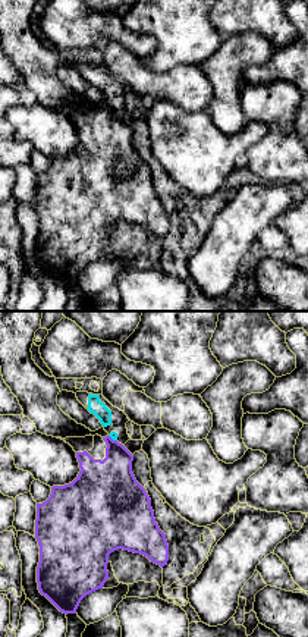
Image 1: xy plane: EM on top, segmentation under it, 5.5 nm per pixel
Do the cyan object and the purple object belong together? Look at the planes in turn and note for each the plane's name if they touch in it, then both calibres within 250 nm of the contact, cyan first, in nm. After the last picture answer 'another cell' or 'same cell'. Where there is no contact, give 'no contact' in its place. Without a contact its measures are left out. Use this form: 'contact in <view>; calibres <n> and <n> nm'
contact in xy; calibres 50 and 280 nm

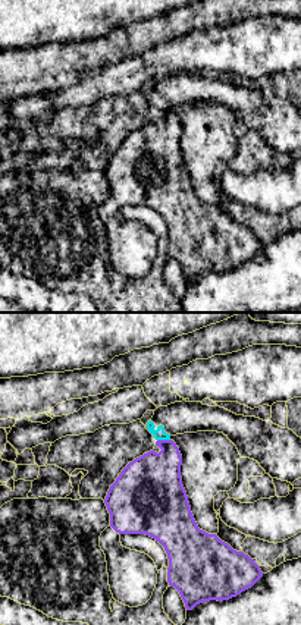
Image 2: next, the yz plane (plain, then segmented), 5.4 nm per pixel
contact in yz; calibres 60 and 320 nm

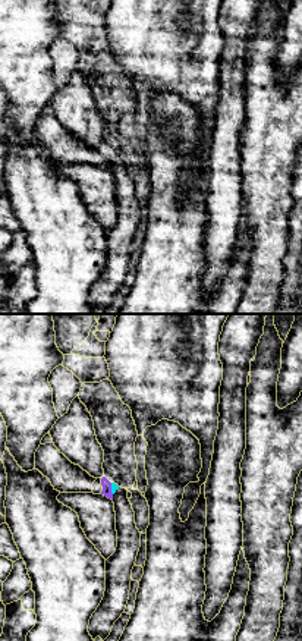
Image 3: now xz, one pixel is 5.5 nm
contact in xz; calibres 40 and 50 nm

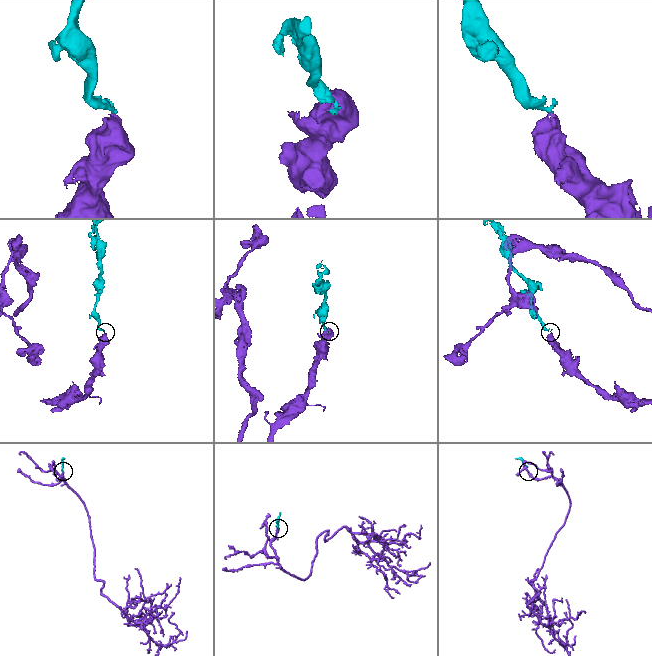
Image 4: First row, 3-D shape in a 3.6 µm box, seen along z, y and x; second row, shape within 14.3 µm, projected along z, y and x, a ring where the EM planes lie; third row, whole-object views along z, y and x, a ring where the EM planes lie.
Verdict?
another cell

